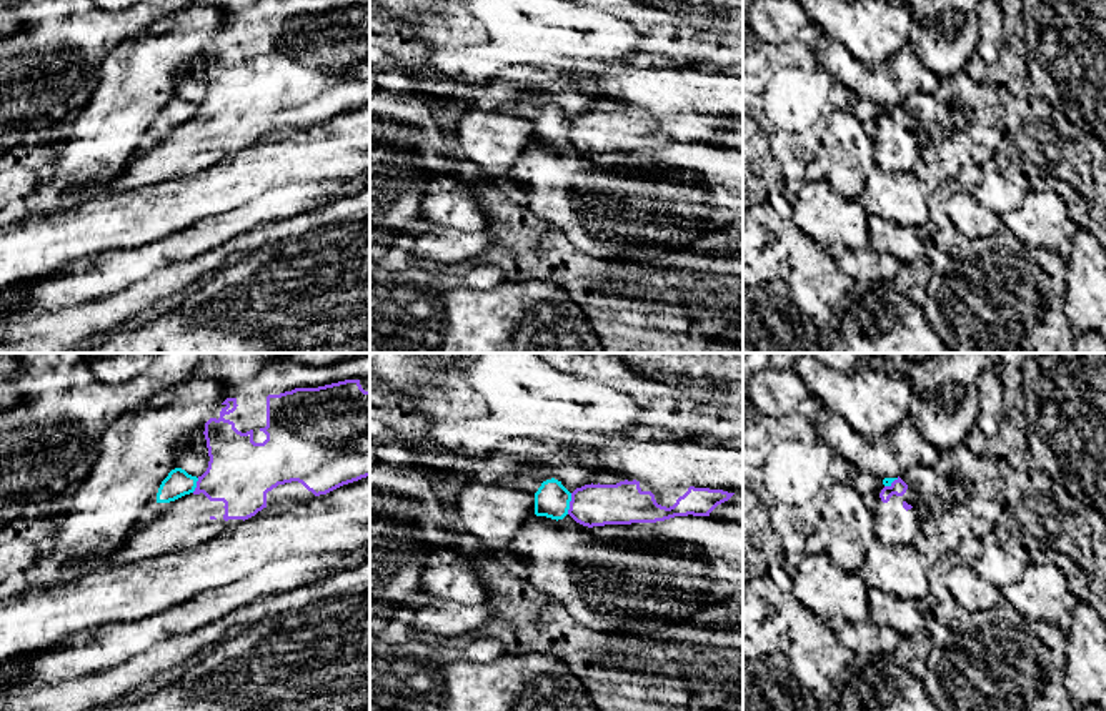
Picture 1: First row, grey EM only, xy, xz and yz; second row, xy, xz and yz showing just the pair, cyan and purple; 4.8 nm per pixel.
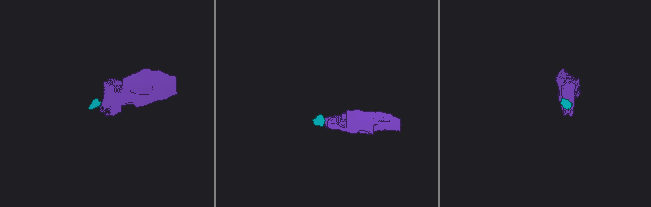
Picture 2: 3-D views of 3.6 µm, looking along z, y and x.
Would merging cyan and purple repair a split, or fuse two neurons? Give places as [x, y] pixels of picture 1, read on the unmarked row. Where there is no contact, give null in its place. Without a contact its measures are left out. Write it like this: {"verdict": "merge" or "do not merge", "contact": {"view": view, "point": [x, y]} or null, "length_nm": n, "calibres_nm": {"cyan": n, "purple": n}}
{"verdict": "do not merge", "contact": {"view": "xz", "point": [568, 130]}, "length_nm": 110, "calibres_nm": {"cyan": 170, "purple": 200}}

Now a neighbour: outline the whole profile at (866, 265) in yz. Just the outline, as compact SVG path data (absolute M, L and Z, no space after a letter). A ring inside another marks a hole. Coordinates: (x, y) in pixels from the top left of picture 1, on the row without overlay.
M869 245L859 250L834 246L831 250L838 268L854 283L888 285L901 273L903 263L889 253L879 253Z

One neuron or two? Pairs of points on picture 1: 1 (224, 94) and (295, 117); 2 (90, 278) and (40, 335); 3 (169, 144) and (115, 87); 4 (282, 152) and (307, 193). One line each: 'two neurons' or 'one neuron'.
1: one neuron
2: two neurons
3: two neurons
4: two neurons

